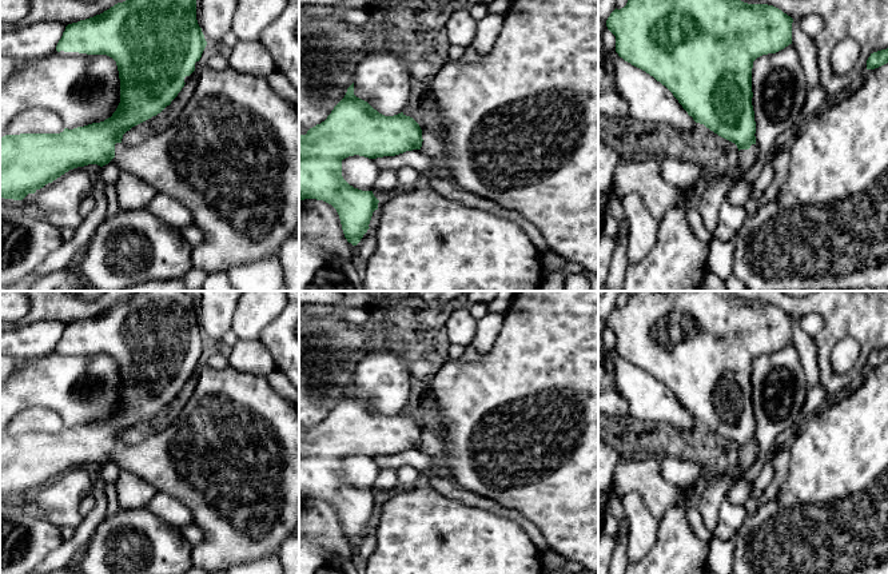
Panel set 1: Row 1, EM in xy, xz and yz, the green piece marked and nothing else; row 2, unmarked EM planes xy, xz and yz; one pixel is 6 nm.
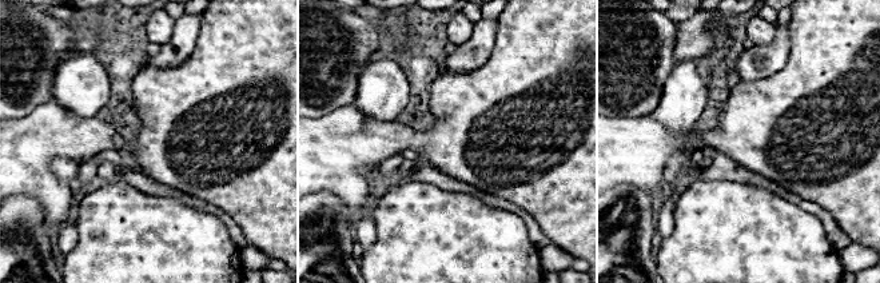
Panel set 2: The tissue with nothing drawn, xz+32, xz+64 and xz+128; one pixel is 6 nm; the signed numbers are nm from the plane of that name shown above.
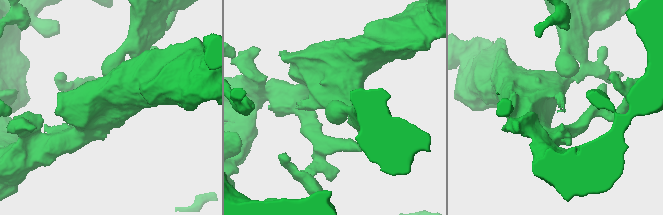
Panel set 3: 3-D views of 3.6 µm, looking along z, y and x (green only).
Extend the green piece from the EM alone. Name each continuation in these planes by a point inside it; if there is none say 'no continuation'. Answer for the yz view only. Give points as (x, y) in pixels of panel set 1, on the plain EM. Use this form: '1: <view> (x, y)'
1: yz (747, 457)

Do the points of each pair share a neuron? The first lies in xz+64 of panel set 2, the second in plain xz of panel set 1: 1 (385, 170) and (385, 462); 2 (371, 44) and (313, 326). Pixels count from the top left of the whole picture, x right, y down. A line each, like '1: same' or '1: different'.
1: different
2: same

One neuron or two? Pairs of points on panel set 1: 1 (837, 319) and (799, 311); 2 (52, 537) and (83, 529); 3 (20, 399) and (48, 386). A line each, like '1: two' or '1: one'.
1: one
2: two
3: one

